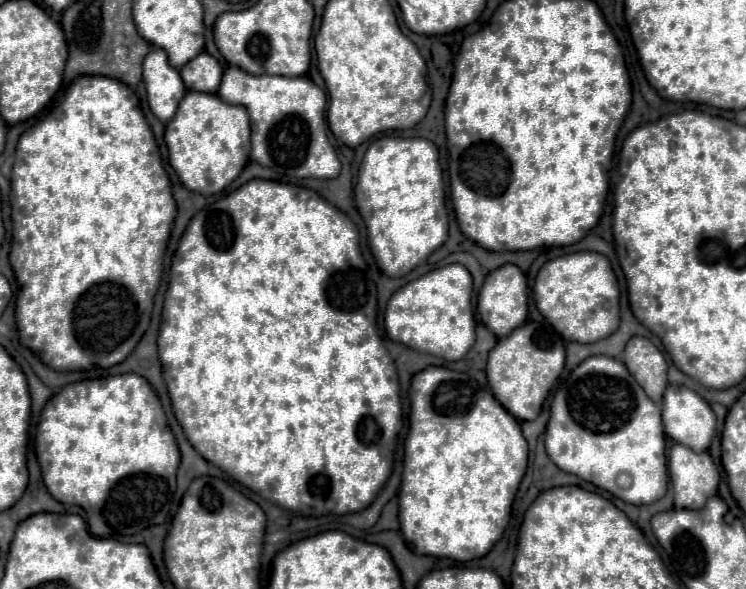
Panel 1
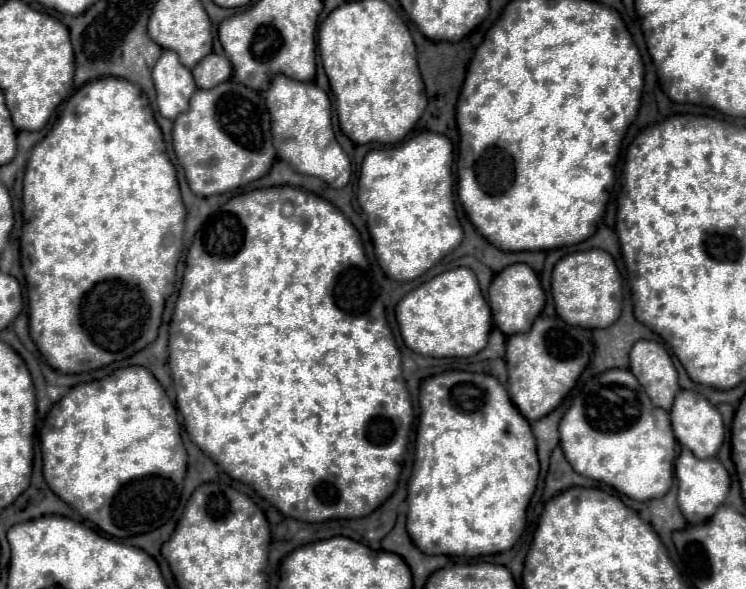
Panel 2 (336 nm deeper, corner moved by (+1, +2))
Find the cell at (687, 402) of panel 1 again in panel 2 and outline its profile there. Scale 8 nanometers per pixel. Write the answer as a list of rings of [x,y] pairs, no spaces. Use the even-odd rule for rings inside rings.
[[[682,389],[676,395],[674,405],[670,409],[670,421],[672,421],[672,431],[682,447],[690,449],[696,457],[702,457],[702,459],[716,457],[716,453],[724,441],[724,425],[722,425],[722,415],[708,399],[704,399],[696,391]]]

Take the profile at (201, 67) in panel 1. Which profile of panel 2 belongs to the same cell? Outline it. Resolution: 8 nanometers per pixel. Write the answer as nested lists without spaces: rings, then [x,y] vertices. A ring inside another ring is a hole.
[[[210,53],[192,69],[192,73],[200,89],[212,89],[214,85],[220,85],[222,81],[230,79],[232,65],[224,55]]]

